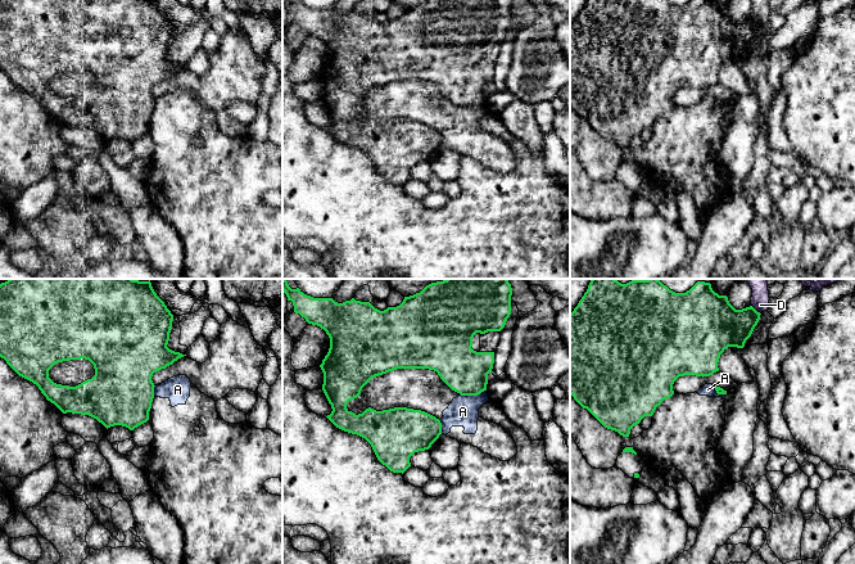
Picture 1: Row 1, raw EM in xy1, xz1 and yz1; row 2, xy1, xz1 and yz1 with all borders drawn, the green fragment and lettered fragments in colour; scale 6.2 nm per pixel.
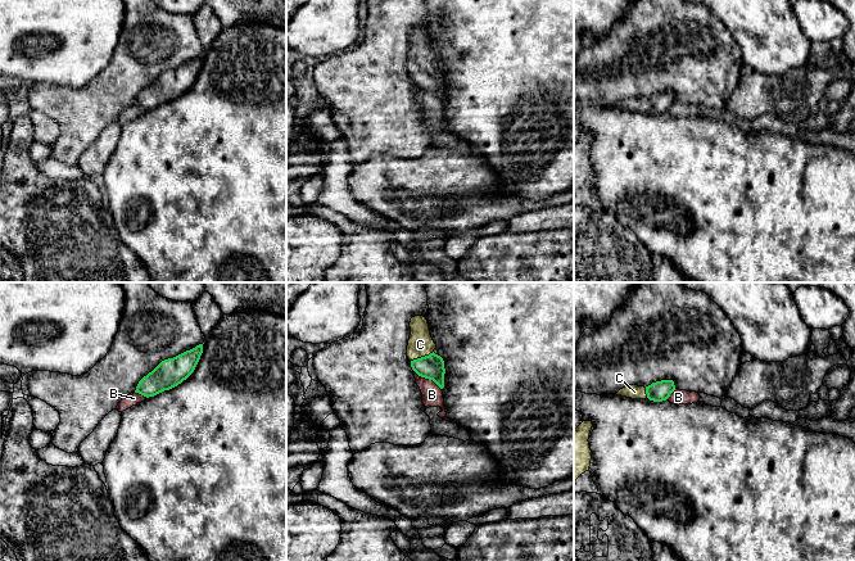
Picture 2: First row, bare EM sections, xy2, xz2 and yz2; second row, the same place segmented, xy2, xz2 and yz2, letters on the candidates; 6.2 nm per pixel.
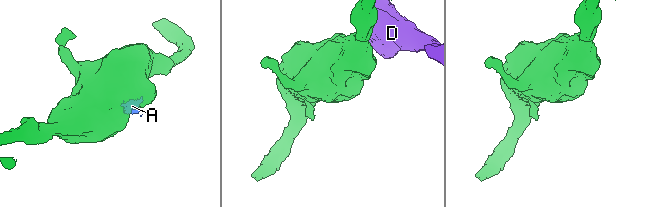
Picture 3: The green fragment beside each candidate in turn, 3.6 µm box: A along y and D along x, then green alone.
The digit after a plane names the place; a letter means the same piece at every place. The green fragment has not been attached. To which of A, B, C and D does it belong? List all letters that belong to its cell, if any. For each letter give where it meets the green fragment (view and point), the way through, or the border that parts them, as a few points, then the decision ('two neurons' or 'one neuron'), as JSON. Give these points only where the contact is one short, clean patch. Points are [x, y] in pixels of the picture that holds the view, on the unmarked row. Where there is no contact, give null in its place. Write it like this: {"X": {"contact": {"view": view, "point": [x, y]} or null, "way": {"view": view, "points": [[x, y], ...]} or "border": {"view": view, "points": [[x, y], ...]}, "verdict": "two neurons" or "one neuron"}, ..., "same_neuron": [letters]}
{"A": {"contact": {"view": "xz1", "point": [476, 107]}, "verdict": "two neurons"}, "B": {"contact": {"view": "xz2", "point": [428, 90]}, "border": {"view": "xz2", "points": [[414, 82], [419, 87], [430, 91], [440, 102]]}, "verdict": "two neurons"}, "C": {"contact": {"view": "xz2", "point": [421, 69]}, "way": {"view": "xz2", "points": [[431, 78], [421, 69], [420, 57]]}, "verdict": "one neuron"}, "D": {"contact": {"view": "yz1", "point": [755, 22]}, "border": {"view": "yz1", "points": [[751, 17], [760, 26]]}, "verdict": "two neurons"}, "same_neuron": ["C"]}

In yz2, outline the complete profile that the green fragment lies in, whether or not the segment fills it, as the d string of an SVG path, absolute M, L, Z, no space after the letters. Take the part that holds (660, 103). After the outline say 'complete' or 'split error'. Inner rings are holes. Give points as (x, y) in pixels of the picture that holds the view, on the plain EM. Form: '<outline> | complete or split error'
M661 92L652 95L648 99L629 98L620 101L615 108L621 108L632 112L650 112L653 114L666 113L675 103L673 92Z | split error

